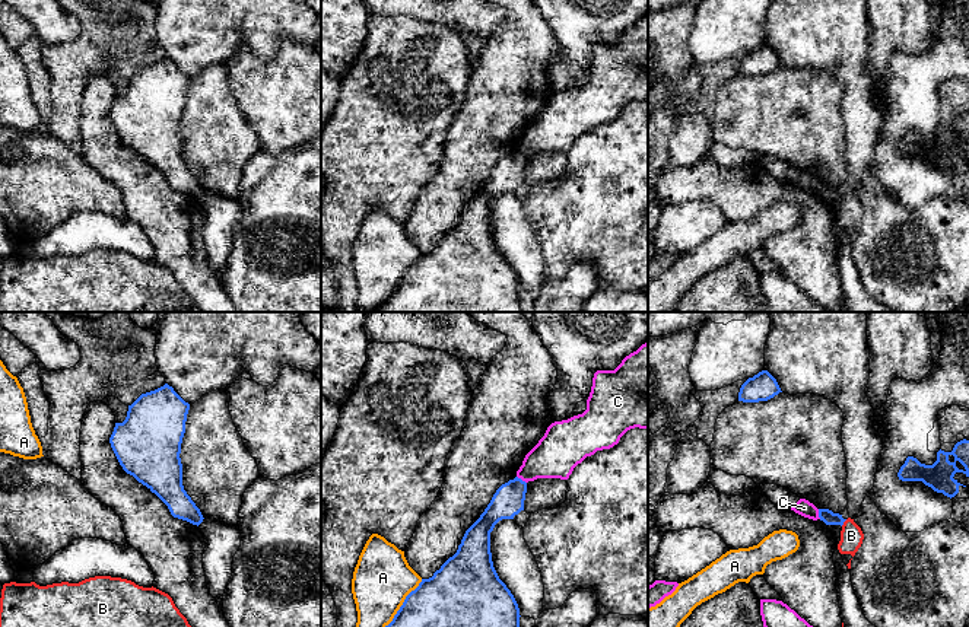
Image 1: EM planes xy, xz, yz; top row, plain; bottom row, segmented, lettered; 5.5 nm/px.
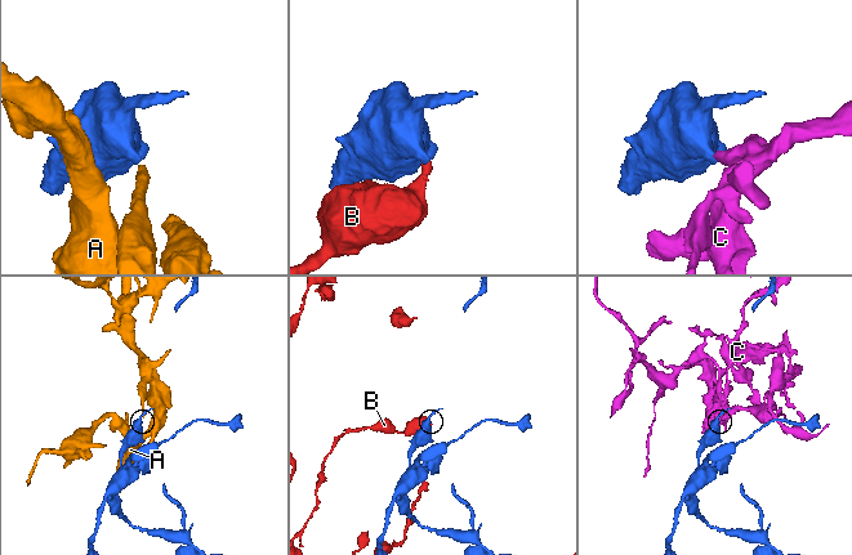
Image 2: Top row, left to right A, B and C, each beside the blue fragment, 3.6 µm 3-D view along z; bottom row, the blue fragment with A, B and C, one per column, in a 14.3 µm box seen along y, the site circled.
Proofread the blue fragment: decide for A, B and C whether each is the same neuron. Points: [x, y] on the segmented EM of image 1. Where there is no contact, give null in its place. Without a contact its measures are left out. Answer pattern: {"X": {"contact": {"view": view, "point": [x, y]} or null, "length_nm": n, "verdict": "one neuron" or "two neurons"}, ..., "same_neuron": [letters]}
{"A": {"contact": {"view": "xz", "point": [403, 604]}, "length_nm": 340, "verdict": "two neurons"}, "B": {"contact": {"view": "yz", "point": [844, 521]}, "length_nm": 50, "verdict": "two neurons"}, "C": {"contact": {"view": "xz", "point": [520, 478]}, "length_nm": 70, "verdict": "two neurons"}, "same_neuron": []}

